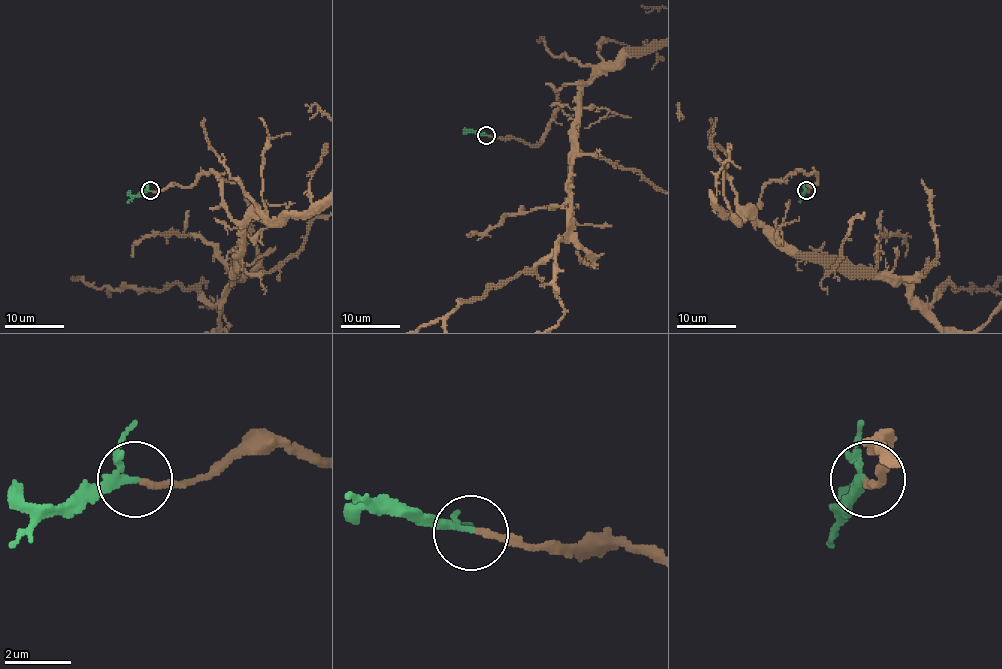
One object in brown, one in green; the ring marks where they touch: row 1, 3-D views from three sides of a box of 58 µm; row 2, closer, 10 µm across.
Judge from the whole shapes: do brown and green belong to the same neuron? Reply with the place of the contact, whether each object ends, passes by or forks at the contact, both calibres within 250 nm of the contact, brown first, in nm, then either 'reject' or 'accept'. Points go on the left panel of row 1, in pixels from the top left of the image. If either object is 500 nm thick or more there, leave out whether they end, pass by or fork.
at (150, 190); brown ends there; green passes by; 180 nm thick on the brown side, 180 nm on the other; accept

